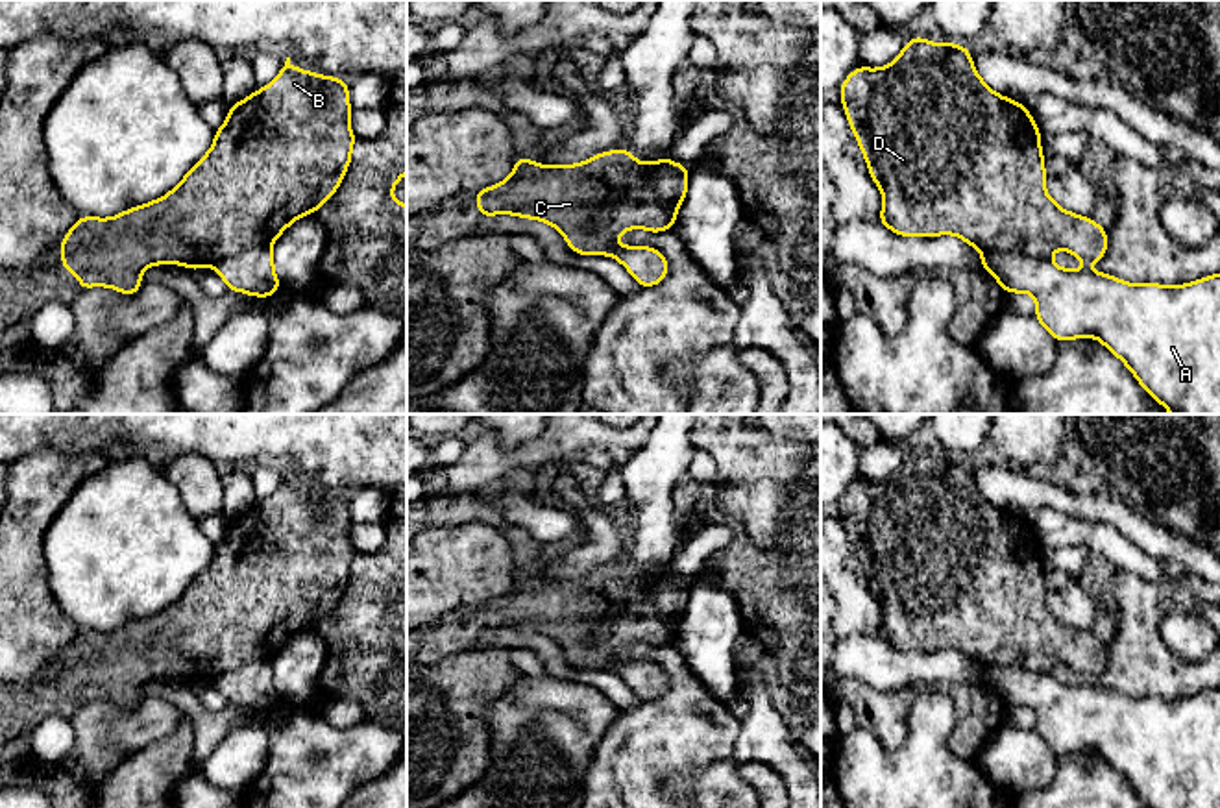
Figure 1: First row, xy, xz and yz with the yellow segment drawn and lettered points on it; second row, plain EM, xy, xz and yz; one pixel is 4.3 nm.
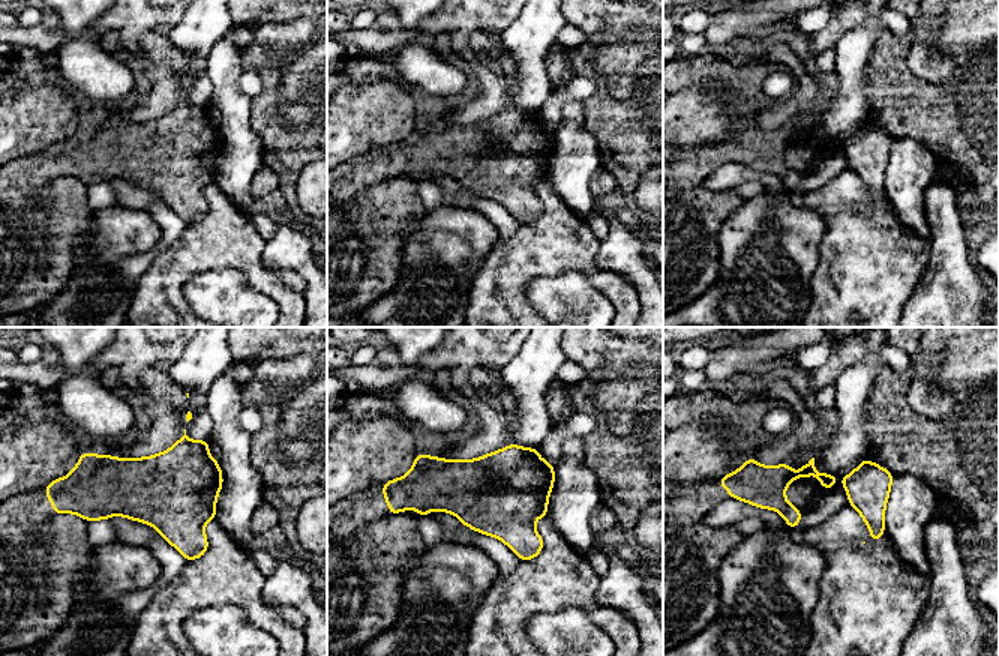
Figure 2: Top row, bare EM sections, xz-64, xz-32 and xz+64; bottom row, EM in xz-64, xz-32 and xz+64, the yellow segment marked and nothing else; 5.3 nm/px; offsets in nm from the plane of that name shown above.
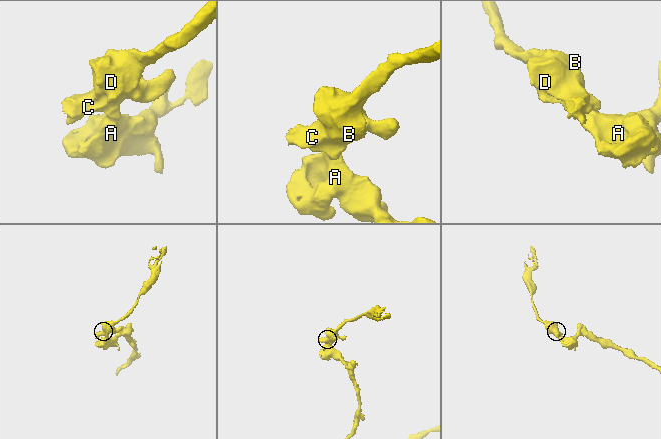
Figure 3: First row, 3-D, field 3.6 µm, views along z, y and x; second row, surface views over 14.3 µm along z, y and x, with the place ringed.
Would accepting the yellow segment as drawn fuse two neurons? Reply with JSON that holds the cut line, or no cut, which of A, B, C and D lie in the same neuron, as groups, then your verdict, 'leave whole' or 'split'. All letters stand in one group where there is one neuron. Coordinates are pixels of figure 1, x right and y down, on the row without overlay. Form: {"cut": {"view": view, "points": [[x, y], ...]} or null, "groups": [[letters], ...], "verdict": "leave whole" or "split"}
{"cut": {"view": "yz", "points": [[982, 664], [1017, 664], [1049, 673]]}, "groups": [["A"], ["B", "C", "D"]], "verdict": "split"}

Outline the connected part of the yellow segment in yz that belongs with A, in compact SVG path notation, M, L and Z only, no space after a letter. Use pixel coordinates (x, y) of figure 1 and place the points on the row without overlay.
M982 666L982 680L1006 708L1028 706L1035 712L1035 732L1057 754L1092 751L1115 767L1148 808L1220 808L1220 688L1177 699L1131 699L1092 682L1065 684L1050 673L1019 666Z

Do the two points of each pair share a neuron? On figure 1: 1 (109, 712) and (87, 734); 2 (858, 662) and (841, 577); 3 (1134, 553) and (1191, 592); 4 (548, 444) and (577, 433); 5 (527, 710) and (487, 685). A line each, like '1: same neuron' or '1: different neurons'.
1: same neuron
2: different neurons
3: different neurons
4: same neuron
5: different neurons

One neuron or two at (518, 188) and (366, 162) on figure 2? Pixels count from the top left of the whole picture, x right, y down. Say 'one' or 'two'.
one

